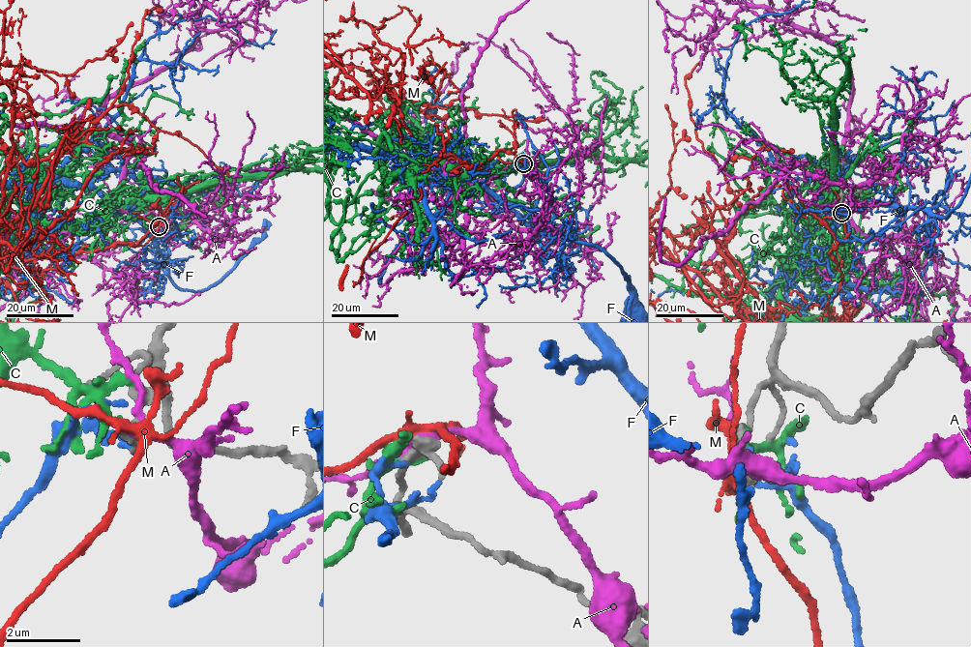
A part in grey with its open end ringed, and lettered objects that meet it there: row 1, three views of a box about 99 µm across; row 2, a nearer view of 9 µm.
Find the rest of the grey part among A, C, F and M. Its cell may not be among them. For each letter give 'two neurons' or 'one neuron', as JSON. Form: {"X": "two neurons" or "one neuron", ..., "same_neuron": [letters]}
{"A": "two neurons", "C": "two neurons", "F": "one neuron", "M": "two neurons", "same_neuron": ["F"]}

